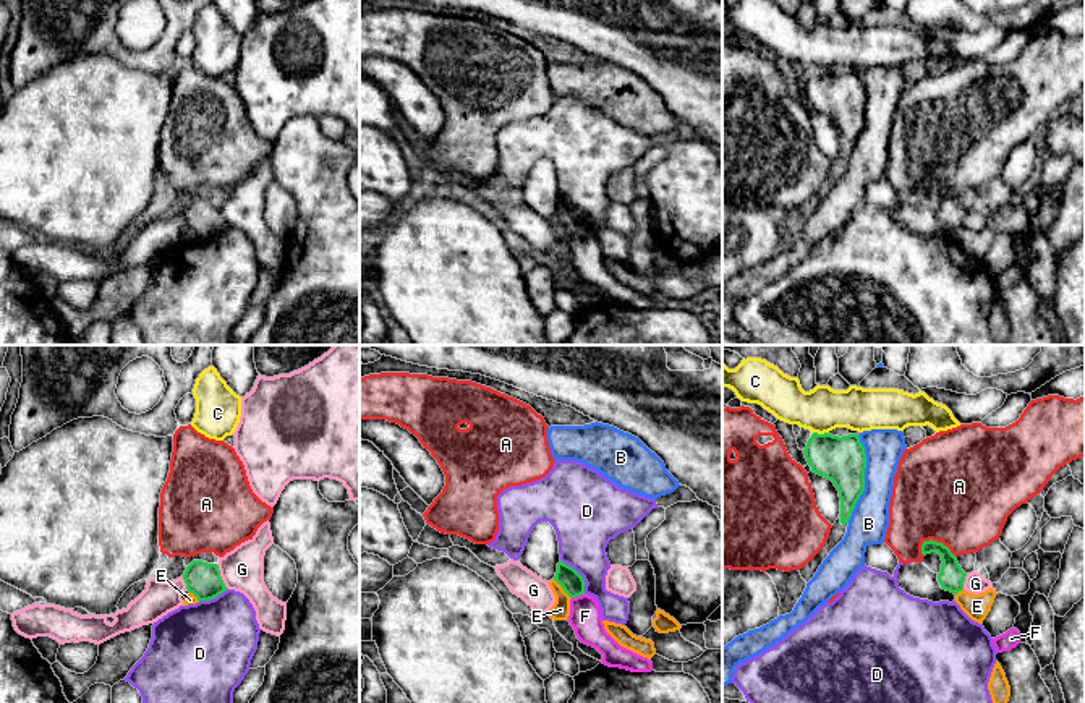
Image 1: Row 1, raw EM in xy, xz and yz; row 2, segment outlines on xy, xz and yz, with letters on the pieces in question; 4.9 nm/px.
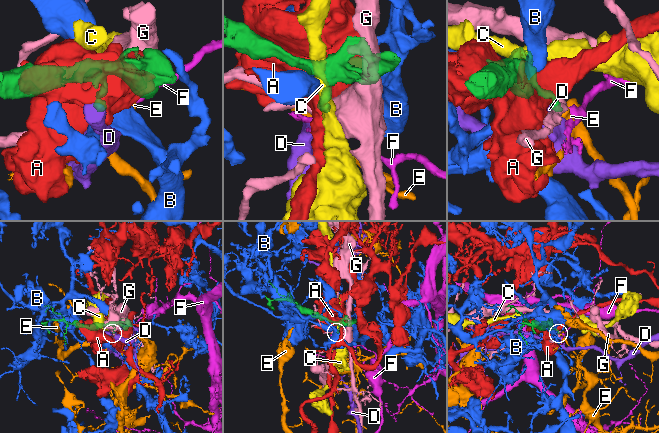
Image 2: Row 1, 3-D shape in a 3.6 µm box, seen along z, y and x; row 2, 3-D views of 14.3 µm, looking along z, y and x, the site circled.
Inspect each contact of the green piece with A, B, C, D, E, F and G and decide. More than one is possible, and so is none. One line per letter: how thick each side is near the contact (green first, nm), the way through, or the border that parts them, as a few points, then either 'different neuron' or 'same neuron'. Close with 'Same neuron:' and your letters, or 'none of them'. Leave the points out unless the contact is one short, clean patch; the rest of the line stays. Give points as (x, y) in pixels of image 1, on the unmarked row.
A: 130 nm thick on the green side, 500 nm on the other; different neuron
B: 240 nm thick on the green side, 190 nm on the other; different neuron
C: 240 nm thick on the green side, 220 nm on the other; different neuron
D: 110 nm thick on the green side, 300 nm on the other; border along xz (561, 196), (582, 214), (585, 229); different neuron
E: 110 nm thick on the green side, 90 nm on the other; border along xz (554, 216), (570, 235); different neuron
F: 110 nm thick on the green side, 160 nm on the other; border along xz (585, 230), (572, 235); different neuron
G: 170 nm thick on the green side, 220 nm on the other; border along xy (216, 201), (222, 219), (229, 225); different neuron
Same neuron: none of them

